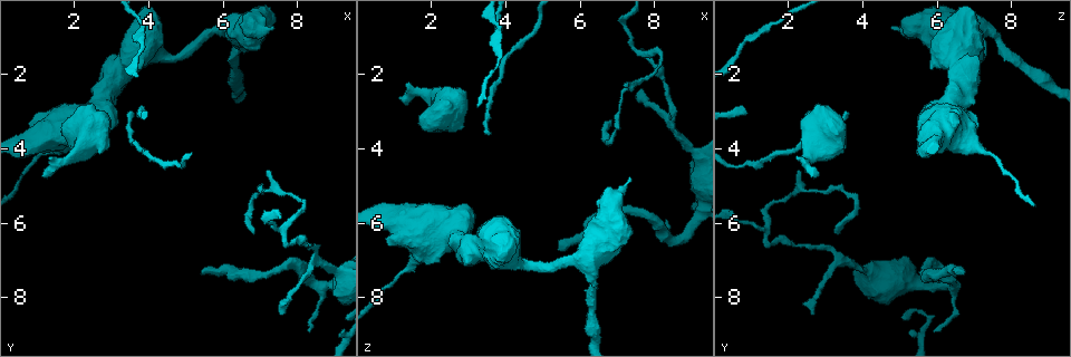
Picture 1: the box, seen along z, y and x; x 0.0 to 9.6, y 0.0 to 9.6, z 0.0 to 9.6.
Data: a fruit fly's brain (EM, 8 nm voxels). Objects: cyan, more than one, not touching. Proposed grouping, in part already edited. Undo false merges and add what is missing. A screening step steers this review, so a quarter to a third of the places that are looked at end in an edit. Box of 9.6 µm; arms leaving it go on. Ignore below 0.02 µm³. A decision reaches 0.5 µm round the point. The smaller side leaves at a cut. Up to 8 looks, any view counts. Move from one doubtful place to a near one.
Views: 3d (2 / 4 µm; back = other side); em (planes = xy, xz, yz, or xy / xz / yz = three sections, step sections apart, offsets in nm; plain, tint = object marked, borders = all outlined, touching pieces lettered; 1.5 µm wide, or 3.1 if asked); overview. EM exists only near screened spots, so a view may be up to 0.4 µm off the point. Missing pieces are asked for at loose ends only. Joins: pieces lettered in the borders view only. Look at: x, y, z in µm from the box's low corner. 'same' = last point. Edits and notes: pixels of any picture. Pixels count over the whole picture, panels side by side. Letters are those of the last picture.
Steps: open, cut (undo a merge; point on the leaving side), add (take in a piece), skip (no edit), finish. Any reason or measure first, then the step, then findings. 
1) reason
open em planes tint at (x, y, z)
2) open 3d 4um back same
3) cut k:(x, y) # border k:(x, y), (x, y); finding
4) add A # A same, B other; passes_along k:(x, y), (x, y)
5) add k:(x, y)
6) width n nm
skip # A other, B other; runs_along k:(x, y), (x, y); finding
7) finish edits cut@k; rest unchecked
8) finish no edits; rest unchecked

open em planes tint at (3.00, 3.45, 5.50)

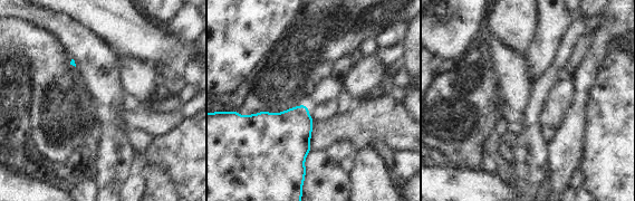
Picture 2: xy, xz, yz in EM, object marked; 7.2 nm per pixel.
see the neighbours
open em planes borders same

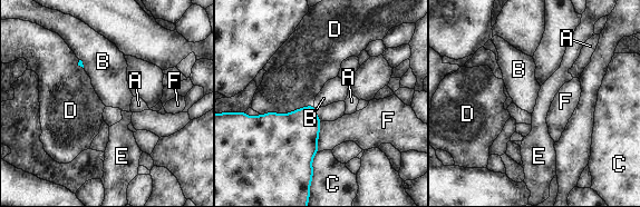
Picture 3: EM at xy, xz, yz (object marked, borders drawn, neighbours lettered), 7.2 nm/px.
skip # A other, B other, C other, D other, E other, F other; none of them fits

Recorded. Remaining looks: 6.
end of a long branch
open em planes borders at (5.45, 7.30, 6.65)

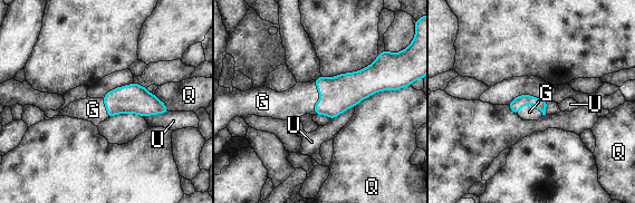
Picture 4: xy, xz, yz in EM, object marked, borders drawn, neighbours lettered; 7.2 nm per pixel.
add 4:(298, 100) # G same, Q other, U other; passes_along 4:(337, 94), (320, 98), (298, 100); it goes on there

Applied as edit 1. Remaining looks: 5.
redraw
open overview

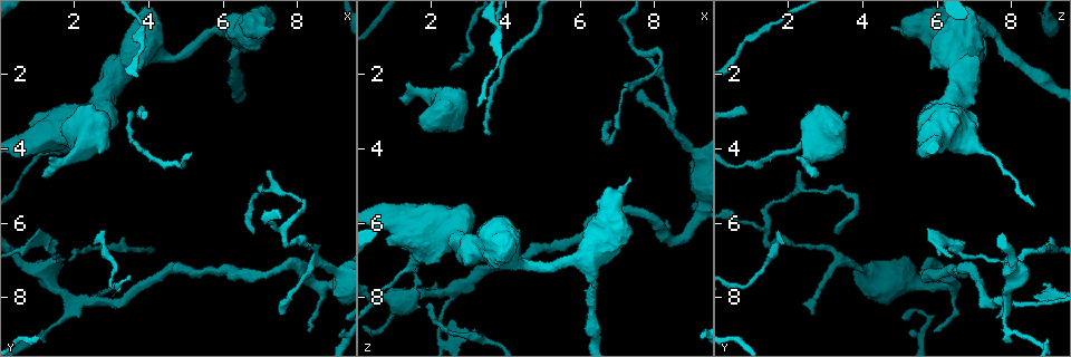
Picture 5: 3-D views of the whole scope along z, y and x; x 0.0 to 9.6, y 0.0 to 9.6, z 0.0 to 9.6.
open em planes borders at (3.75, 1.95, 5.90)

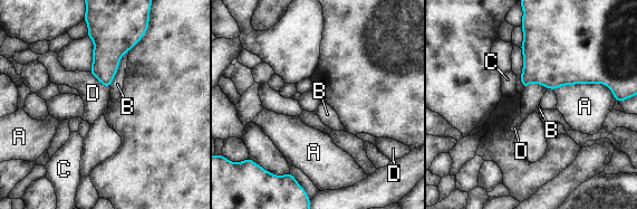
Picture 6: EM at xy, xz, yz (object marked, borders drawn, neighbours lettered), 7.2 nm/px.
skip # A other, B other, C other, D other; border 6:(524, 87), (539, 83), (547, 88); none of them fits

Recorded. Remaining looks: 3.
finish edits add@4; rest unchecked

